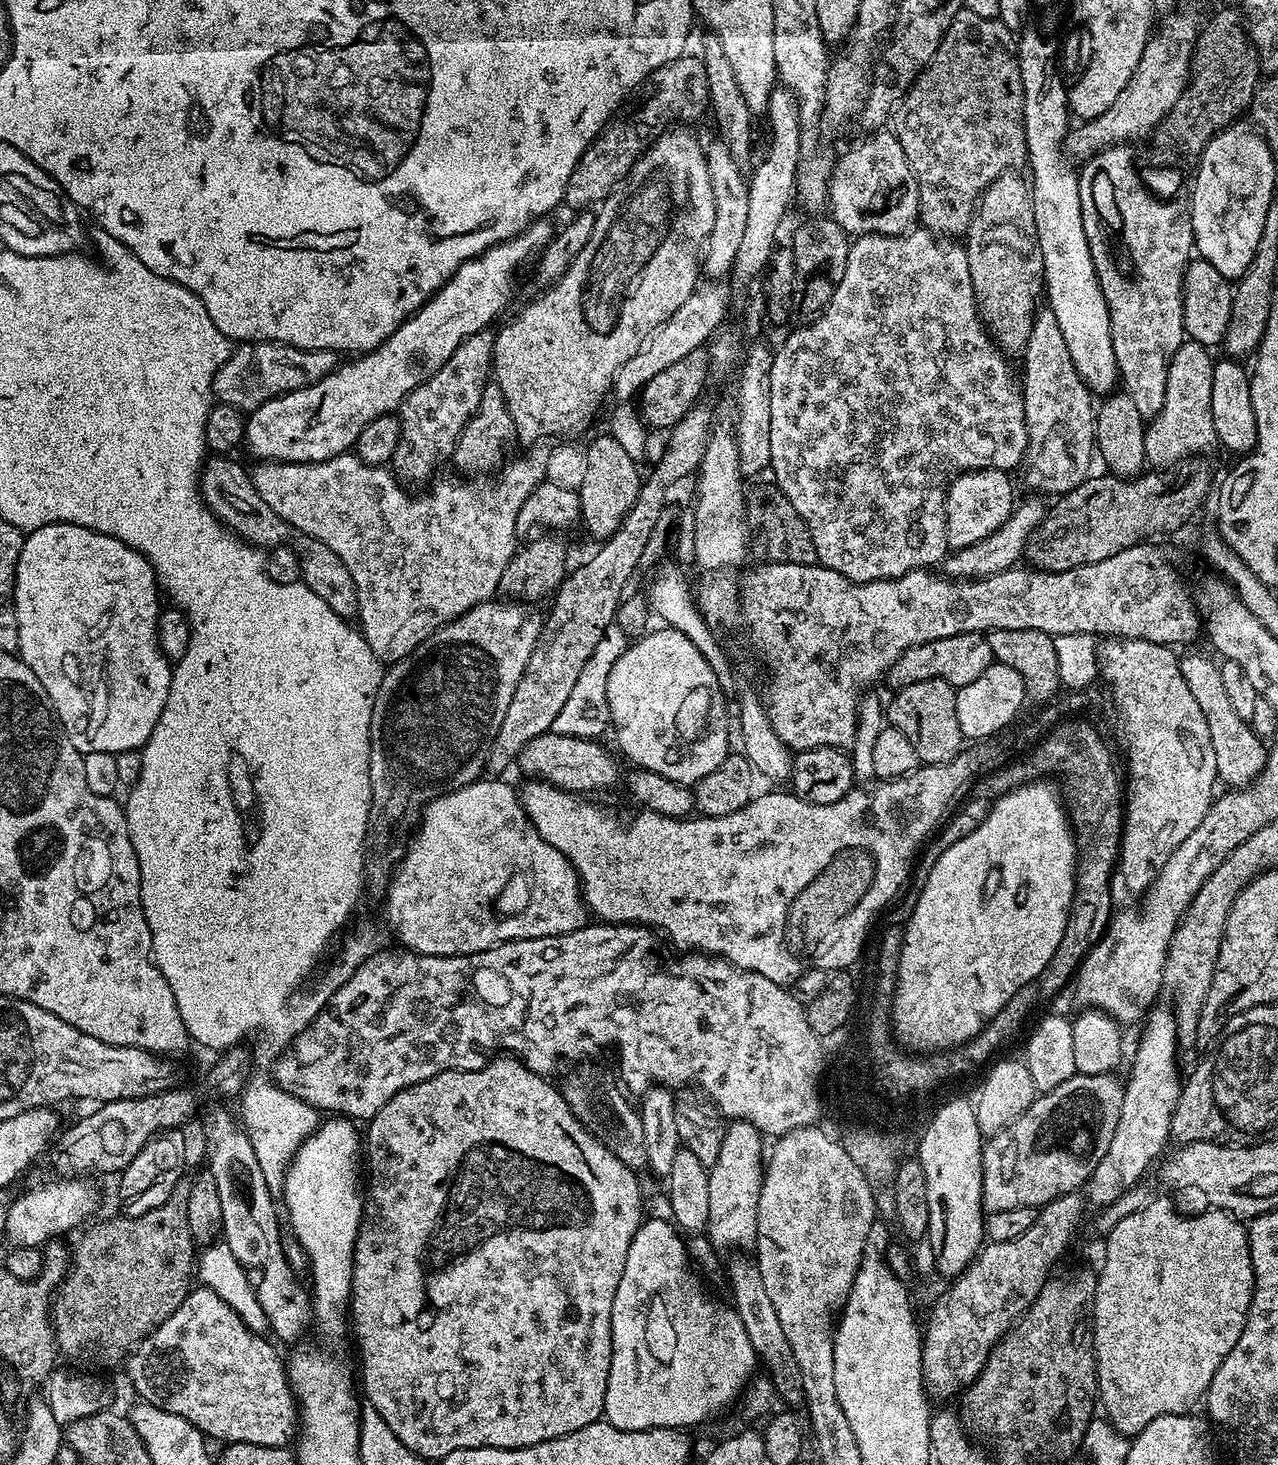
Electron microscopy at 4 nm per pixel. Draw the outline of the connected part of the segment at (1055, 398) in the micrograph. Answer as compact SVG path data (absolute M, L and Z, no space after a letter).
M1037 307L1022 359L1024 417L1028 431L1028 449L1022 461L1024 480L1036 491L1033 493L1063 494L1074 490L1090 475L1088 467L1092 464L1092 456L1094 460L1096 414L1093 393L1078 374L1070 350L1066 350L1066 338L1062 338L1062 329L1052 308Z

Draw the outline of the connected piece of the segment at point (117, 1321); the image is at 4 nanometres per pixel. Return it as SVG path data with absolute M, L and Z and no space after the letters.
M181 1178L178 1186L174 1186L170 1198L166 1198L166 1202L162 1202L162 1206L158 1206L141 1216L120 1214L117 1215L117 1220L104 1220L101 1224L94 1225L93 1228L85 1227L79 1233L79 1235L81 1234L80 1241L76 1245L73 1243L70 1248L68 1273L66 1273L64 1280L56 1289L50 1309L52 1330L56 1334L56 1348L59 1351L64 1351L70 1359L77 1360L80 1364L89 1364L87 1367L92 1370L98 1370L96 1368L112 1368L119 1360L120 1363L127 1361L132 1349L140 1341L145 1340L159 1324L166 1322L166 1318L170 1318L170 1314L174 1314L174 1310L178 1310L180 1303L188 1297L190 1285L193 1283L191 1280L194 1280L194 1261L198 1256L197 1249L192 1249L194 1241L190 1234L190 1226L186 1222L186 1198L190 1198L190 1183L187 1179Z

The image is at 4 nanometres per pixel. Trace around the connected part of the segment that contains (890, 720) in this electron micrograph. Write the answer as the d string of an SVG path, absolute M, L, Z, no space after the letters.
M923 680L899 689L895 695L886 704L887 723L906 734L921 765L945 764L962 751L966 741L958 726L956 689L952 685L945 680Z

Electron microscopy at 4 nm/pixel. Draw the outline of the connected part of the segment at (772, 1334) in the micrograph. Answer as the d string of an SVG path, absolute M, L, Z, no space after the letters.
M748 1254L733 1256L736 1257L728 1266L728 1280L732 1283L731 1307L736 1309L738 1318L742 1318L742 1326L746 1326L746 1338L750 1338L762 1368L769 1372L765 1373L770 1377L772 1385L776 1387L777 1397L788 1403L785 1405L796 1406L792 1404L801 1403L804 1400L804 1391L802 1390L802 1378L798 1374L798 1362L794 1362L794 1350L790 1350L790 1346L786 1342L786 1330L782 1330L782 1322L778 1322L778 1314L774 1310L774 1304L770 1302L770 1297L766 1295L766 1286L762 1286L762 1274L758 1270L755 1259Z

